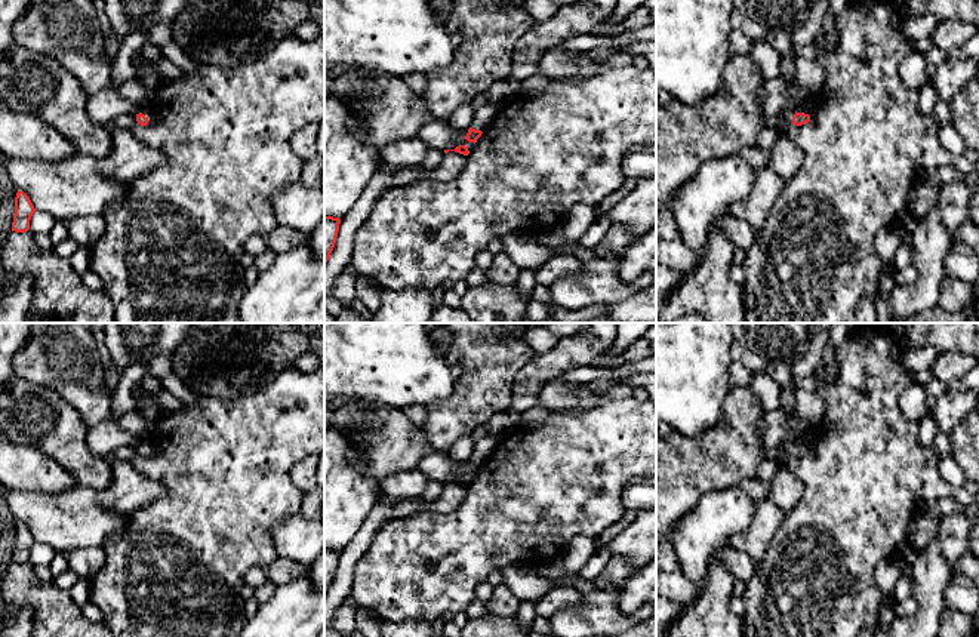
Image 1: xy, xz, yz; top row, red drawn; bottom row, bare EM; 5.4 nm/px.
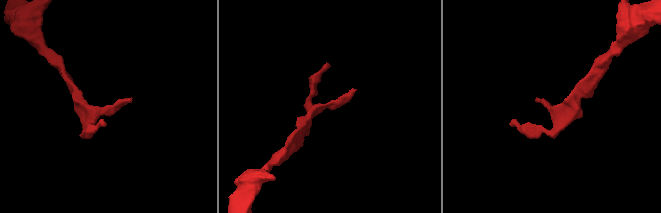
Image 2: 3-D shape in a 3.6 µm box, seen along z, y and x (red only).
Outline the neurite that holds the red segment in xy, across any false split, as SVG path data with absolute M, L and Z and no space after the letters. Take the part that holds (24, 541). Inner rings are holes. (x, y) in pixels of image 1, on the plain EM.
M18 523L15 529L15 547L12 563L25 564L30 561L30 551L36 544L30 529L24 523Z

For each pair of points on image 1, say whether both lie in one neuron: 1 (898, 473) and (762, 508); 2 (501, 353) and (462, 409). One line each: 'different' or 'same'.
1: different
2: same

